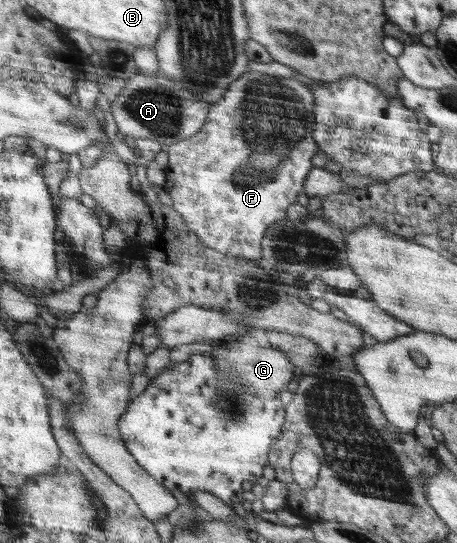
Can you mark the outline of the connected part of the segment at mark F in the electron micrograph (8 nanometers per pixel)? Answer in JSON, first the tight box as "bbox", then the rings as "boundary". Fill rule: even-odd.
{"bbox":[162,72,318,259],"boundary":[[[245,72],[240,79],[234,82],[227,90],[227,94],[221,100],[212,104],[209,110],[208,120],[202,130],[193,135],[192,138],[172,144],[167,148],[168,164],[164,167],[166,174],[165,184],[162,189],[170,194],[173,205],[171,205],[183,218],[184,223],[209,248],[217,249],[227,256],[241,257],[244,259],[260,259],[263,255],[261,243],[265,236],[265,231],[269,226],[278,221],[283,221],[287,216],[287,208],[295,204],[295,196],[304,189],[304,182],[309,171],[313,168],[312,158],[318,152],[318,144],[313,140],[312,132],[314,129],[314,96],[308,89],[309,86],[303,85],[289,77],[272,76],[268,73]]]}

